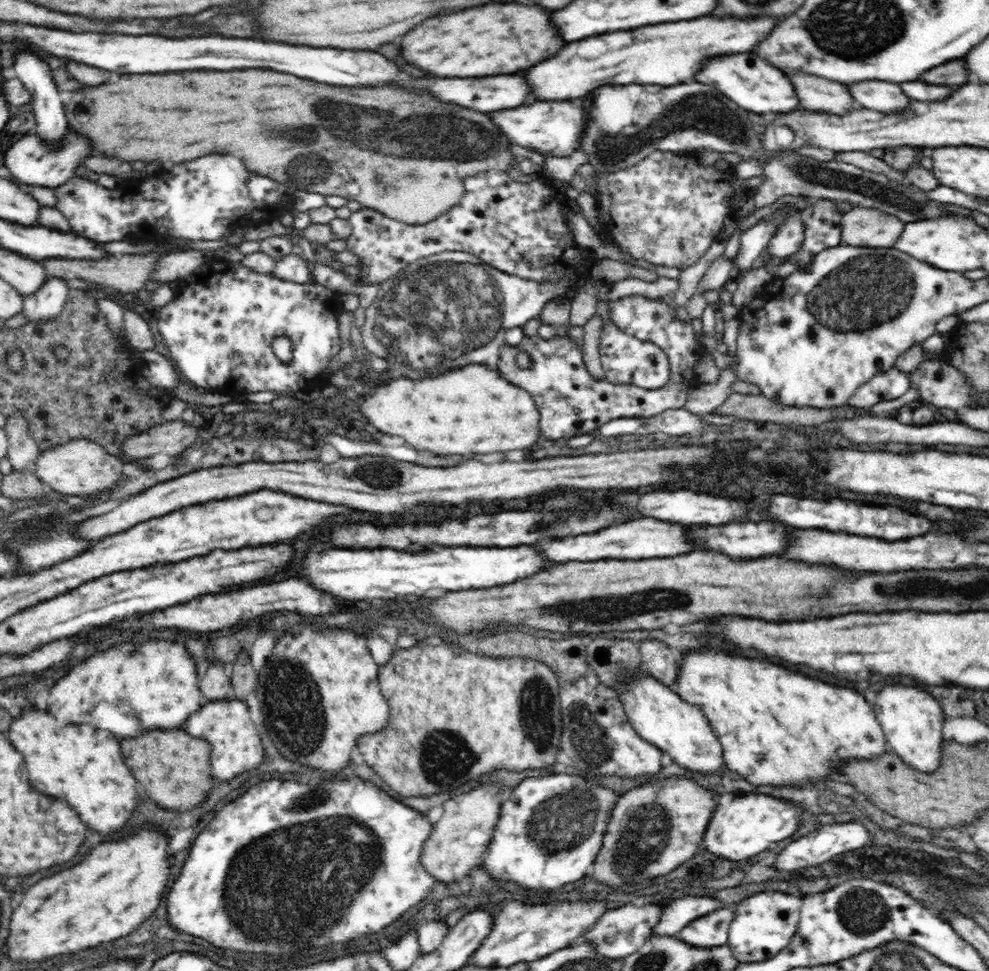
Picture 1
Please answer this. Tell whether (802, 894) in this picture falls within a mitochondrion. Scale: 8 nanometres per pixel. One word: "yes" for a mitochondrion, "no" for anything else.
no

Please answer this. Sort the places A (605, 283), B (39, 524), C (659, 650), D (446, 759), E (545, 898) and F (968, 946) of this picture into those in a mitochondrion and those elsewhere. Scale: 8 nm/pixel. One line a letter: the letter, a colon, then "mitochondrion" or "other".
A: other
B: mitochondrion
C: other
D: mitochondrion
E: other
F: other

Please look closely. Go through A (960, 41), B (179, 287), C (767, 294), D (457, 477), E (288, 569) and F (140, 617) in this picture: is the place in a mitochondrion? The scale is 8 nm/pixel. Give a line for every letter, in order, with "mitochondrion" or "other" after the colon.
A: other
B: other
C: other
D: other
E: other
F: other

